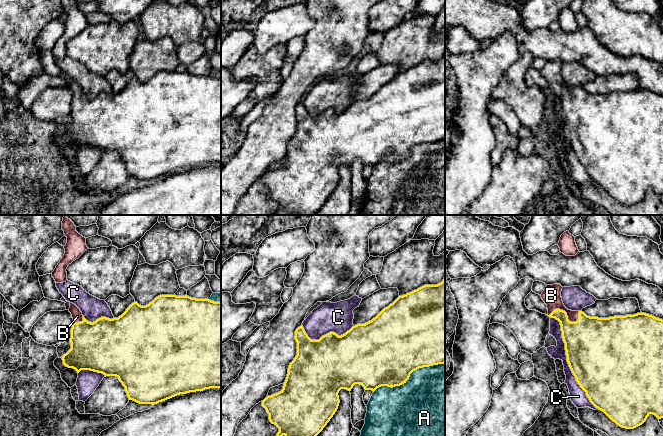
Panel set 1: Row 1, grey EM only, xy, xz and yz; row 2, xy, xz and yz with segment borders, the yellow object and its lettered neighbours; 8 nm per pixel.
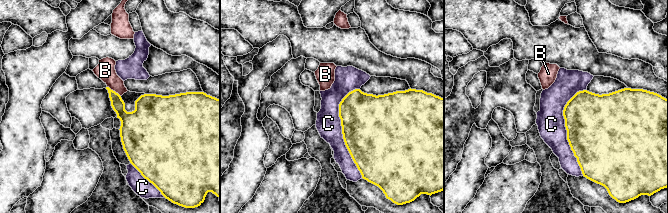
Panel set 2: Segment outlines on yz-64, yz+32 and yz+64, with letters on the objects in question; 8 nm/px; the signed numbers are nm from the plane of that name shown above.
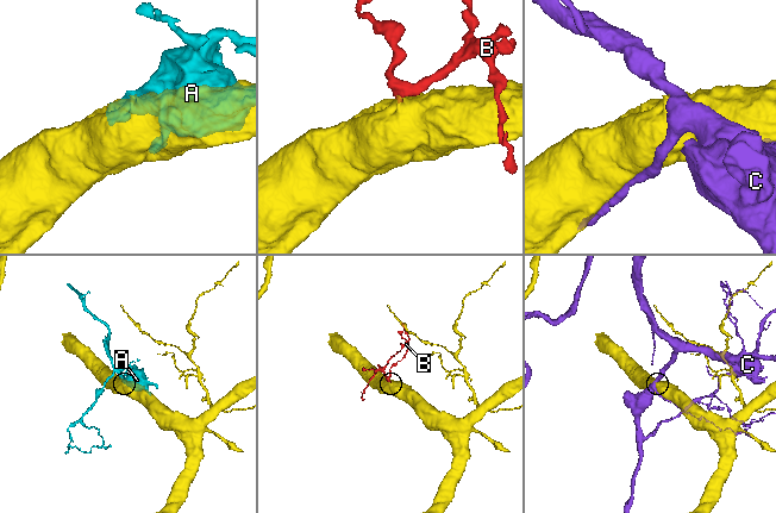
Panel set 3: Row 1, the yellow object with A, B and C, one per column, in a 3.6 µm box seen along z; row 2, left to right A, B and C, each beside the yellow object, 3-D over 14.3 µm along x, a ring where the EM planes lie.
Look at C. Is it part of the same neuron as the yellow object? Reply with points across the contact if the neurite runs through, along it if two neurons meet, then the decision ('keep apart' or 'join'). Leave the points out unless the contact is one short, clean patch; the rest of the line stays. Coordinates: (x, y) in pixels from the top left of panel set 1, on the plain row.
keep apart

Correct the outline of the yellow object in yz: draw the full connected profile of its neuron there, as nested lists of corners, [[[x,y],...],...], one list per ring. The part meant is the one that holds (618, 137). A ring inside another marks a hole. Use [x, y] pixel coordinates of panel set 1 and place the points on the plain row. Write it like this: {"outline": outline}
{"outline": [[[560,60],[547,61],[540,72],[547,81],[548,92],[560,98],[567,138],[576,157],[586,168],[590,178],[596,184],[603,187],[613,198],[626,205],[634,205],[642,201],[650,190],[655,191],[658,195],[663,194],[663,96],[642,88],[634,91],[598,94],[587,92],[582,87],[571,87],[563,80],[561,73],[562,64]]]}

